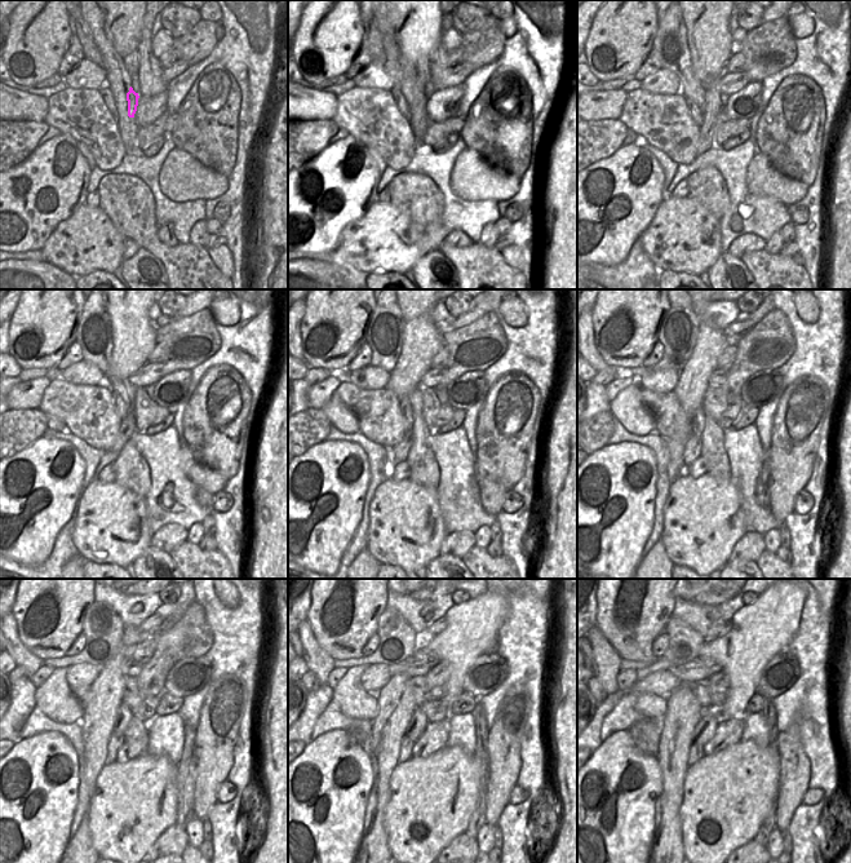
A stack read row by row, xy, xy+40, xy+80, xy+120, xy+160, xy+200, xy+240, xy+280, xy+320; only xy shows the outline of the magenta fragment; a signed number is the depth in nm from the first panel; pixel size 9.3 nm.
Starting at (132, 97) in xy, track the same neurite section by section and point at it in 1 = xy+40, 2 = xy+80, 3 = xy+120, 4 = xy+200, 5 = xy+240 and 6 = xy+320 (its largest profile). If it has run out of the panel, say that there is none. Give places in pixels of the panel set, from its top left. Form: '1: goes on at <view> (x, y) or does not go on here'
1: goes on at xy+40 (421, 97)
2: goes on at xy+80 (713, 98)
3: goes on at xy+120 (127, 429)
4: goes on at xy+200 (692, 450)
5: goes on at xy+240 (115, 742)
6: goes on at xy+320 (696, 753)

